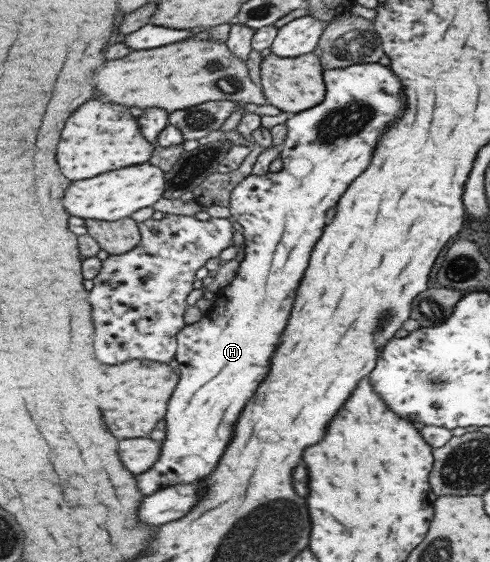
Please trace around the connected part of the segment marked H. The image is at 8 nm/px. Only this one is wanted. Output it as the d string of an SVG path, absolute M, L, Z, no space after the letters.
M377 62L329 69L324 71L324 80L325 100L316 107L295 114L285 122L287 134L280 152L284 168L277 173L270 171L267 175L251 174L232 193L229 209L243 227L245 257L239 263L239 271L233 281L213 296L206 319L185 326L177 335L175 364L181 373L181 379L169 402L169 411L165 414L167 436L162 442L158 463L150 471L137 475L139 487L147 496L181 483L187 485L203 481L203 477L215 471L227 445L233 439L233 431L241 411L271 369L271 355L275 353L293 306L296 305L297 289L300 289L299 285L308 270L313 245L321 236L321 229L325 227L325 211L336 205L341 195L344 195L347 185L359 173L363 173L383 131L405 111L401 81L395 77L389 66Z

